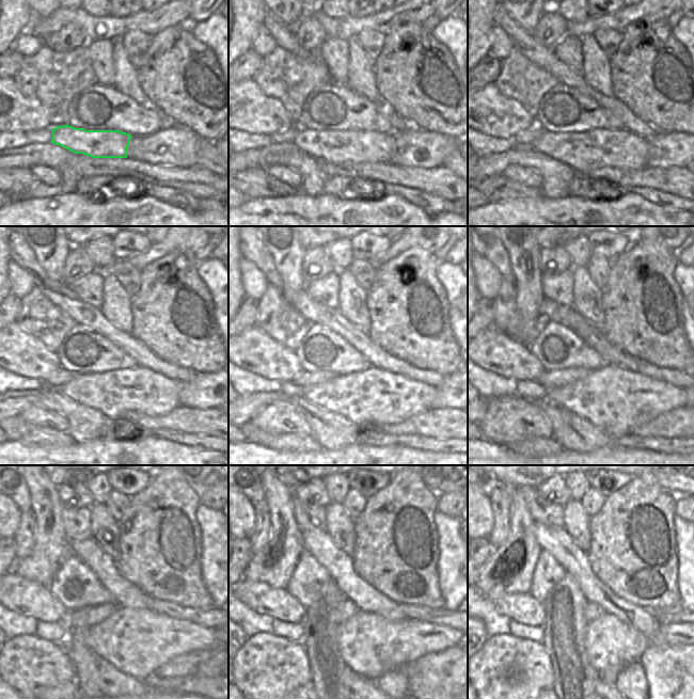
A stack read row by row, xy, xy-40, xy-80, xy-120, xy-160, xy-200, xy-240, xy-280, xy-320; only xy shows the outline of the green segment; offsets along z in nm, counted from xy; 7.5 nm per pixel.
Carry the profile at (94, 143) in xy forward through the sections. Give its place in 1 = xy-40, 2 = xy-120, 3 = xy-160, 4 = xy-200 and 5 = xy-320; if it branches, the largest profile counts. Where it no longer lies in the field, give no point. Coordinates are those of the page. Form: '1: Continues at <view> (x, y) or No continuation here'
1: Continues at xy-40 (336, 146)
2: Continues at xy-120 (112, 393)
3: Continues at xy-160 (373, 397)
4: Continues at xy-200 (615, 400)
5: Continues at xy-320 (611, 645)

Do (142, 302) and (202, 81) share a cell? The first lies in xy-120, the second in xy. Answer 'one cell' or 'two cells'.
one cell

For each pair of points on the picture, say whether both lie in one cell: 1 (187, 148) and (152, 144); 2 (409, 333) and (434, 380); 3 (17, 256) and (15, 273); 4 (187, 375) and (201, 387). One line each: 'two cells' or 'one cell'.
1: one cell
2: two cells
3: two cells
4: two cells

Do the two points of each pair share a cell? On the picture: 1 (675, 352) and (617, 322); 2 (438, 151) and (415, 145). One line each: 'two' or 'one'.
1: one
2: one

